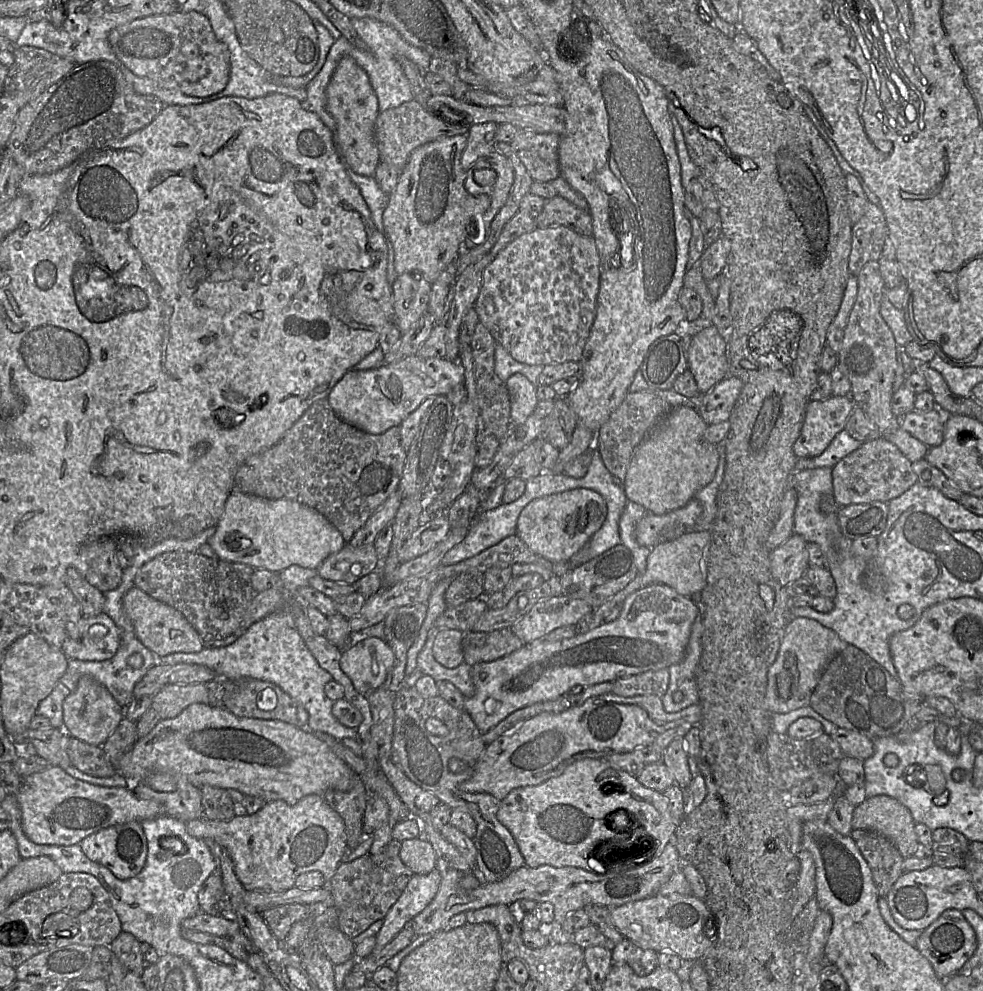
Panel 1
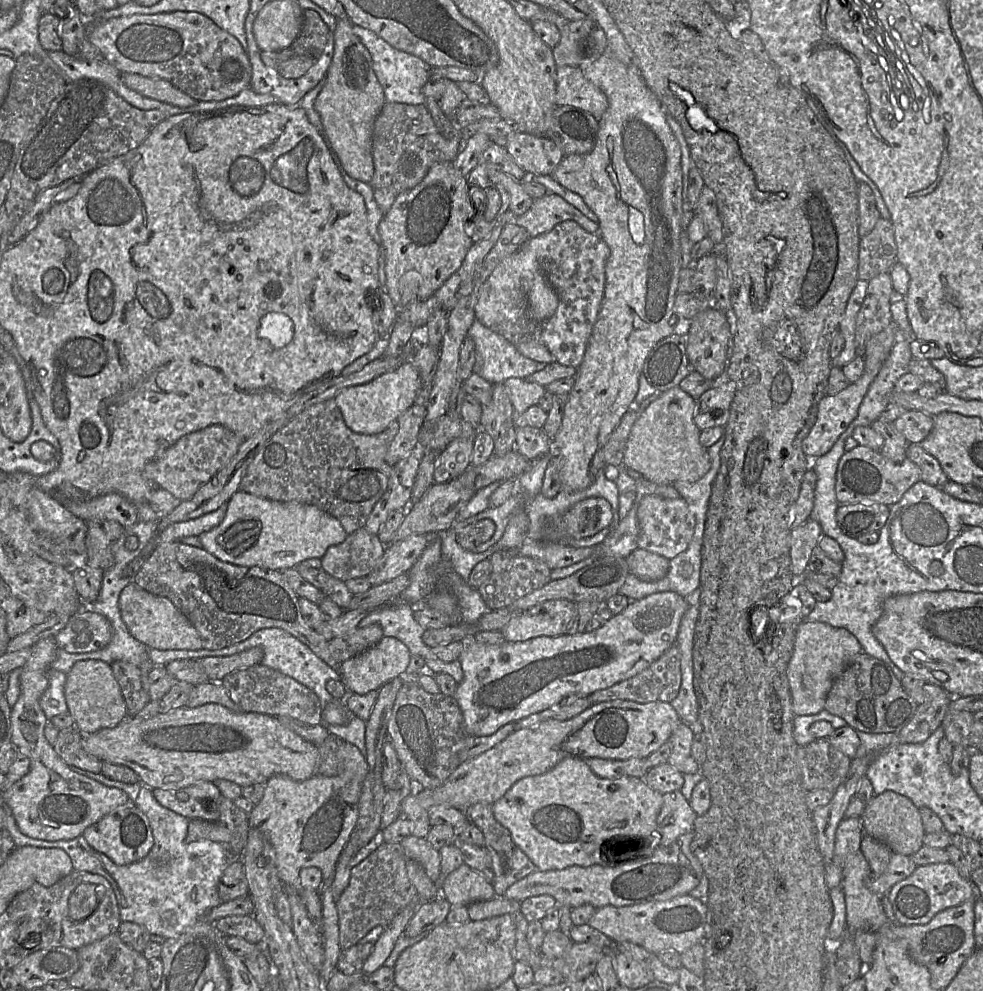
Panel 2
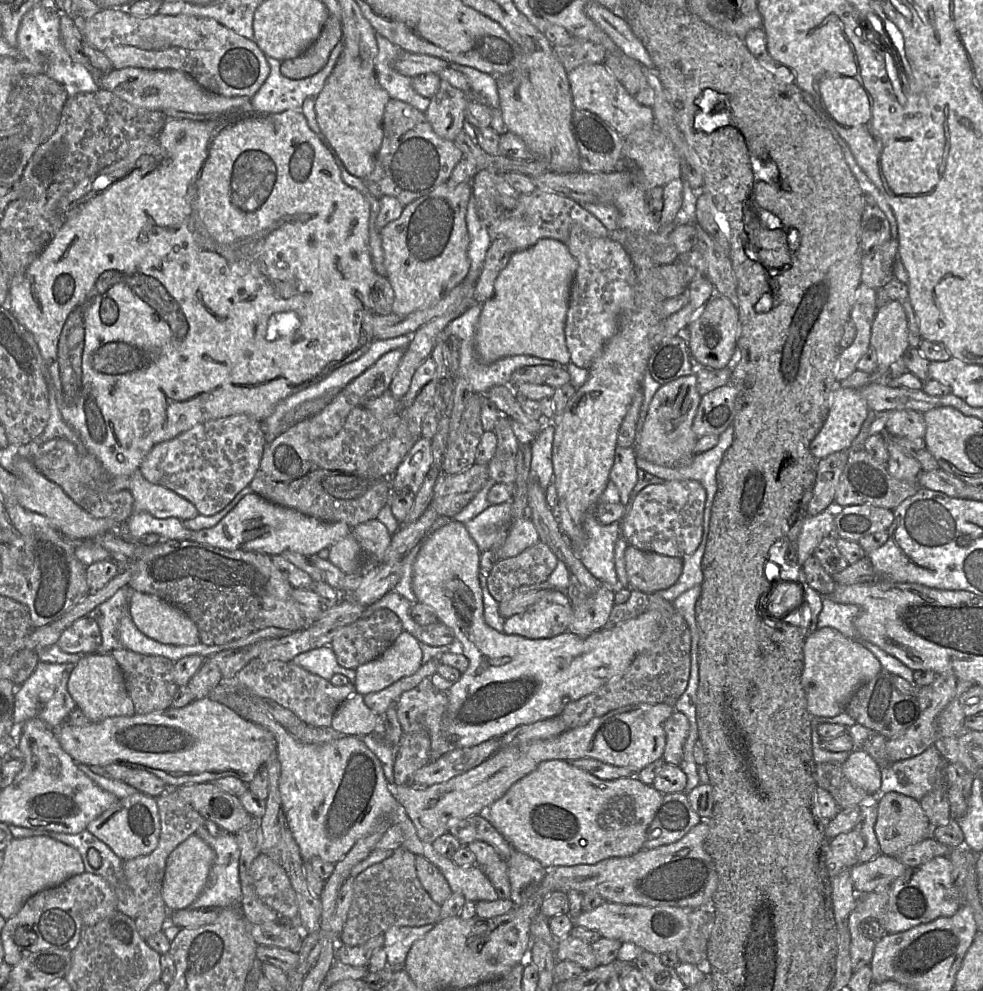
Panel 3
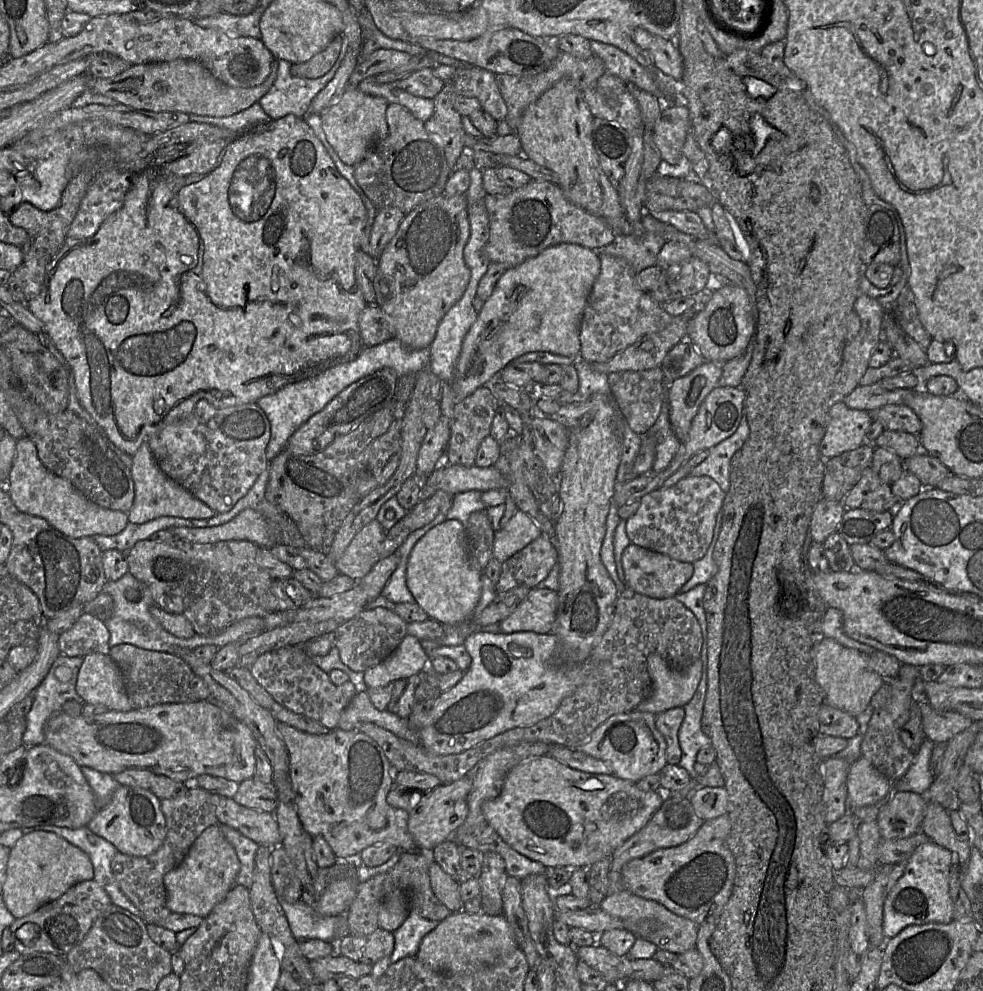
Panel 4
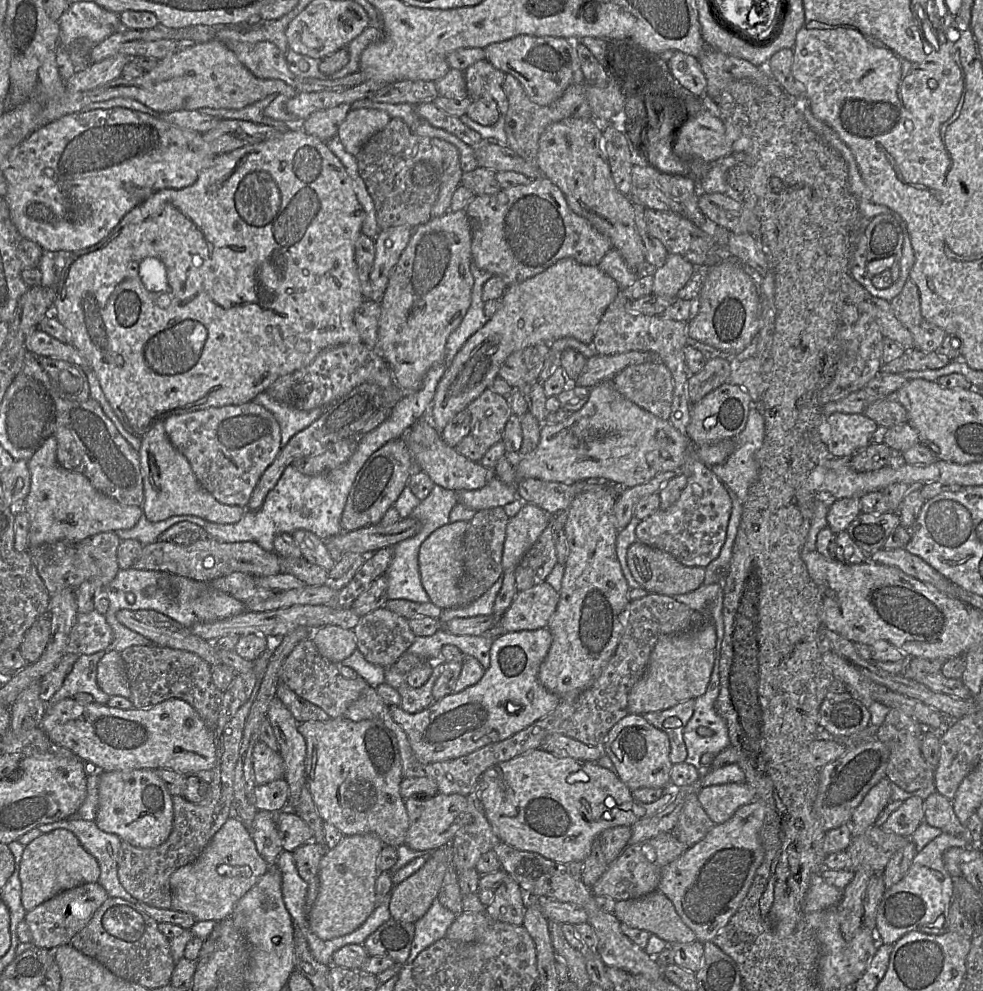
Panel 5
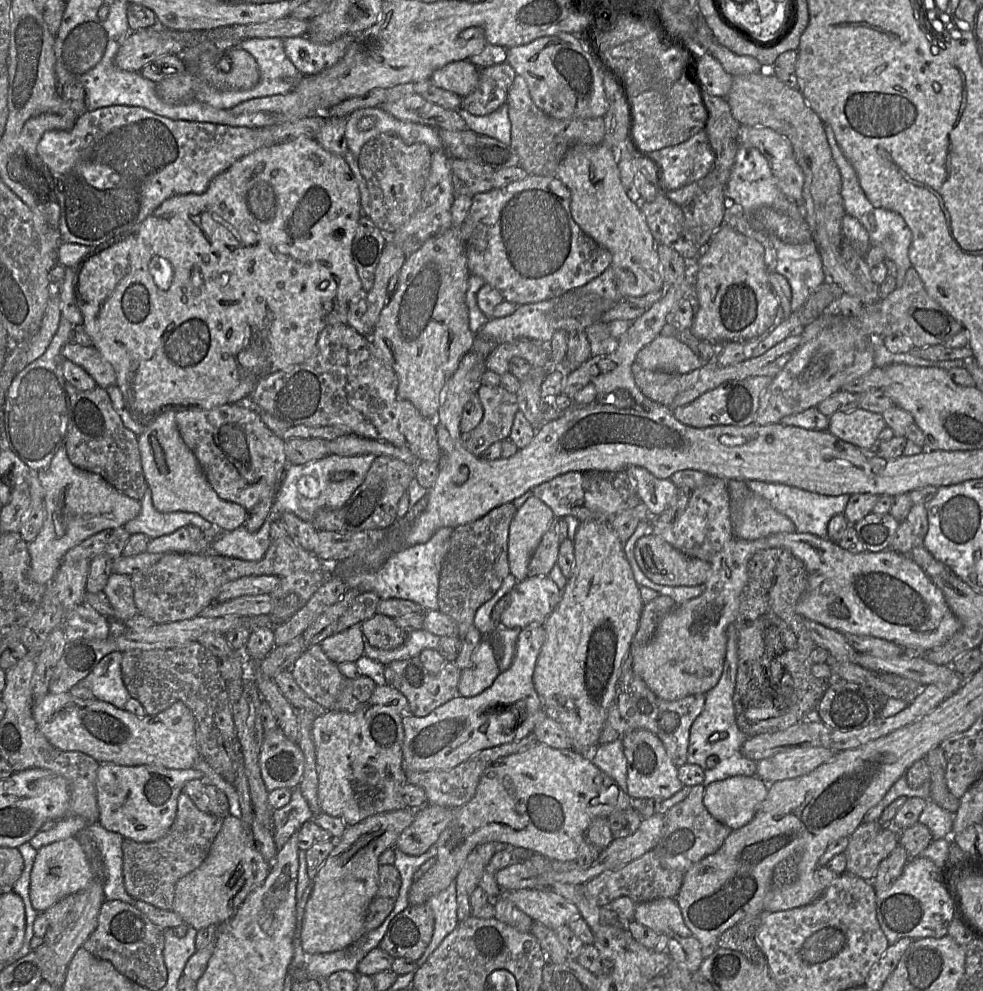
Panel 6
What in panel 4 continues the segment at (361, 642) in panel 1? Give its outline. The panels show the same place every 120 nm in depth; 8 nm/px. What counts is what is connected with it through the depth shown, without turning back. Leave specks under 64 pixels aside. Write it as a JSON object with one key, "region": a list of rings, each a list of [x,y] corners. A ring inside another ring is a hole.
{"region":[[[407,634],[393,653],[381,663],[363,671],[367,690],[388,684],[421,672],[430,662],[421,640]]]}

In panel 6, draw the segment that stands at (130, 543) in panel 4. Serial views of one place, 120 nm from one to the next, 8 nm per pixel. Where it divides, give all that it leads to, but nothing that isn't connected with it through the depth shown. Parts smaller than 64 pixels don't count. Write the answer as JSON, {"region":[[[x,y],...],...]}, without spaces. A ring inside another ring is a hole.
{"region":[[[147,489],[139,501],[140,513],[128,521],[124,528],[130,534],[143,533],[150,539],[171,534],[180,527],[189,525],[200,528],[203,532],[215,528],[212,523],[192,512],[162,513],[155,509],[152,502],[151,490]]]}

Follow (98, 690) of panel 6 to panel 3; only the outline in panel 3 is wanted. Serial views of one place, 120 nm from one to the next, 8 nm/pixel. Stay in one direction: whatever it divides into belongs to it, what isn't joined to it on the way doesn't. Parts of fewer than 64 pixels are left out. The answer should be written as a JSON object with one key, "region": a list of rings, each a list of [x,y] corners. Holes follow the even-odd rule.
{"region":[[[39,662],[30,677],[21,685],[15,687],[13,709],[14,724],[10,733],[10,737],[12,737],[16,741],[16,745],[22,727],[26,721],[34,717],[39,717],[52,729],[57,729],[62,726],[64,720],[67,719],[69,713],[77,708],[74,700],[67,690],[67,682],[74,667],[75,664],[73,663],[52,664]]]}

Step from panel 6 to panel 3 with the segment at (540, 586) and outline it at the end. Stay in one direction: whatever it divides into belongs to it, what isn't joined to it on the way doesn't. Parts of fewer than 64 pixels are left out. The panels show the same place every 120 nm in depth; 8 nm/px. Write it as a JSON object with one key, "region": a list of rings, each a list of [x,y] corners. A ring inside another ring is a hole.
{"region":[[[551,590],[525,611],[505,619],[503,632],[528,639],[552,638],[568,631],[572,619],[572,603],[566,593]]]}

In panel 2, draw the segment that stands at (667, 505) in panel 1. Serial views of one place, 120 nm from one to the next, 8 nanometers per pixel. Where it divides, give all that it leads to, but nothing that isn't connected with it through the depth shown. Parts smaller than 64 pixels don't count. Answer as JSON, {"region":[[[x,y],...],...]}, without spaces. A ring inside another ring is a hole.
{"region":[[[679,386],[661,392],[648,408],[640,413],[627,440],[624,465],[658,485],[677,481],[696,482],[711,467],[708,450],[700,443],[701,430],[695,424],[697,401]]]}

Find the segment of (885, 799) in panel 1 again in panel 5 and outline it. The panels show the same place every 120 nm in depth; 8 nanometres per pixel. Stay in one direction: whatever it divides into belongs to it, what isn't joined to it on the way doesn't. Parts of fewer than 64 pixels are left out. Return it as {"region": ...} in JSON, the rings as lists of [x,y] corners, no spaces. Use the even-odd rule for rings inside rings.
{"region":[[[914,796],[905,800],[881,827],[888,832],[910,838],[924,819],[924,800]]]}

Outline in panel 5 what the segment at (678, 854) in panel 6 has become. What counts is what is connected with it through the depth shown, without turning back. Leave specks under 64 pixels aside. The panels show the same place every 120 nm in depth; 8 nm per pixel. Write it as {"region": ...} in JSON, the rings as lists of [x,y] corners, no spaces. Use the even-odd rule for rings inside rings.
{"region":[[[697,794],[688,796],[672,830],[673,835],[687,848],[701,841],[716,825],[703,809]]]}

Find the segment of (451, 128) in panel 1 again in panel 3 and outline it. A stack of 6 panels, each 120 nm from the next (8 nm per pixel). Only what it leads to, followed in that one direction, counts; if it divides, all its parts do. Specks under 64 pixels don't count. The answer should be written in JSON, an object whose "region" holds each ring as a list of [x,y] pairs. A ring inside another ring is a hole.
{"region":[[[390,99],[386,104],[382,120],[383,139],[376,154],[373,171],[363,179],[368,191],[377,199],[384,196],[396,198],[402,206],[429,194],[439,185],[446,183],[463,154],[452,141],[438,136],[427,121],[425,113],[408,103]]]}

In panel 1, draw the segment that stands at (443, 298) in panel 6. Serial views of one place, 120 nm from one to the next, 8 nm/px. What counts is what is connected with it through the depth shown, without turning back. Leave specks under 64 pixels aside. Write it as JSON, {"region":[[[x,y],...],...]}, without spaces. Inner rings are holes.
{"region":[[[464,134],[424,144],[411,153],[401,171],[382,214],[384,235],[393,246],[397,275],[420,272],[432,285],[449,264],[457,261],[475,216],[481,216],[490,204],[488,195],[474,196],[464,187],[467,171],[461,165],[461,155],[467,142],[468,134]]]}

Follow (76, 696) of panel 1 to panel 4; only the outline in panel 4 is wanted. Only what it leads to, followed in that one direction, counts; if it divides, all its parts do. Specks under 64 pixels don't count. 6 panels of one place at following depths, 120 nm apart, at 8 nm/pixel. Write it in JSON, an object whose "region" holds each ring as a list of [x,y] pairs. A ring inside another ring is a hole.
{"region":[[[85,655],[75,689],[85,704],[103,704],[111,711],[120,712],[133,709],[122,672],[109,655]]]}

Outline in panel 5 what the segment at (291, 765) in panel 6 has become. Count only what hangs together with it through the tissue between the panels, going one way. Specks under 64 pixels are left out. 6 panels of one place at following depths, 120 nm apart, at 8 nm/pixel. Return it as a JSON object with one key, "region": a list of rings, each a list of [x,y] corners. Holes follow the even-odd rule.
{"region":[[[258,741],[253,749],[253,771],[257,785],[283,779],[285,767],[280,753]]]}

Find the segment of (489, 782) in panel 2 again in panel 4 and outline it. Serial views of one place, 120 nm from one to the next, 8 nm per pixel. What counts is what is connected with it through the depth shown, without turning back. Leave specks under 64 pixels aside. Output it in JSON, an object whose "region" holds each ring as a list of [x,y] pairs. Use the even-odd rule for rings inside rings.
{"region":[[[635,709],[613,715],[599,725],[590,738],[576,749],[606,762],[612,768],[614,776],[633,783],[646,776],[660,774],[668,763],[667,743],[655,726],[655,719],[655,714]],[[465,776],[448,784],[441,784],[428,792],[418,792],[394,785],[387,795],[387,802],[409,813],[408,830],[418,848],[432,850],[441,842],[452,838],[468,815],[467,796],[471,780]]]}

